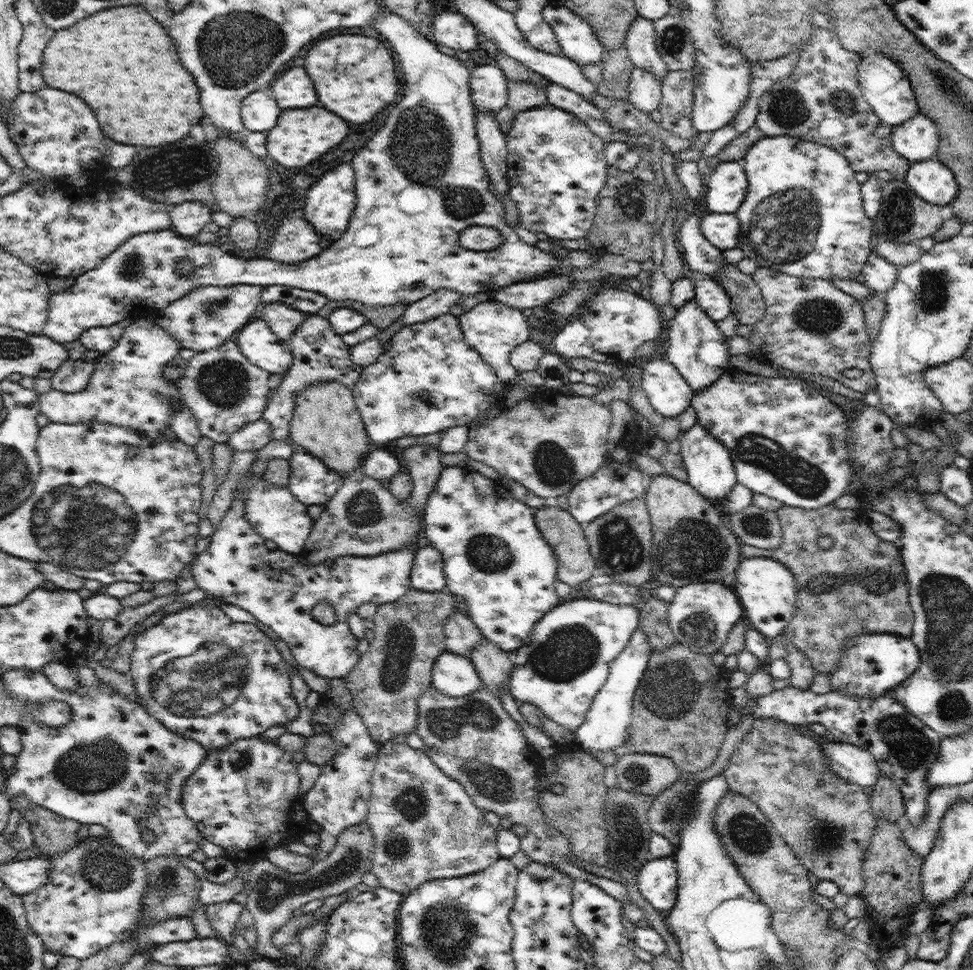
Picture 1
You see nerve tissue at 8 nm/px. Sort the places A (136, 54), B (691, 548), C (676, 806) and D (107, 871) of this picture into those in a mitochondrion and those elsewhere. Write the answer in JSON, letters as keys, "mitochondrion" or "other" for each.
{"A":"other","B":"mitochondrion","C":"mitochondrion","D":"mitochondrion"}

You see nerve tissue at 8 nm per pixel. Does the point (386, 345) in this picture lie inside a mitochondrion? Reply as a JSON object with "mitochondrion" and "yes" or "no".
{"mitochondrion":"no"}

